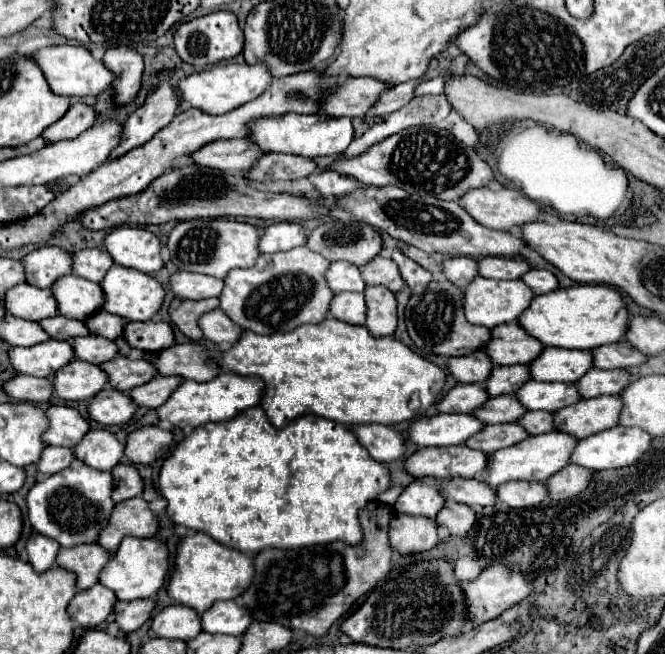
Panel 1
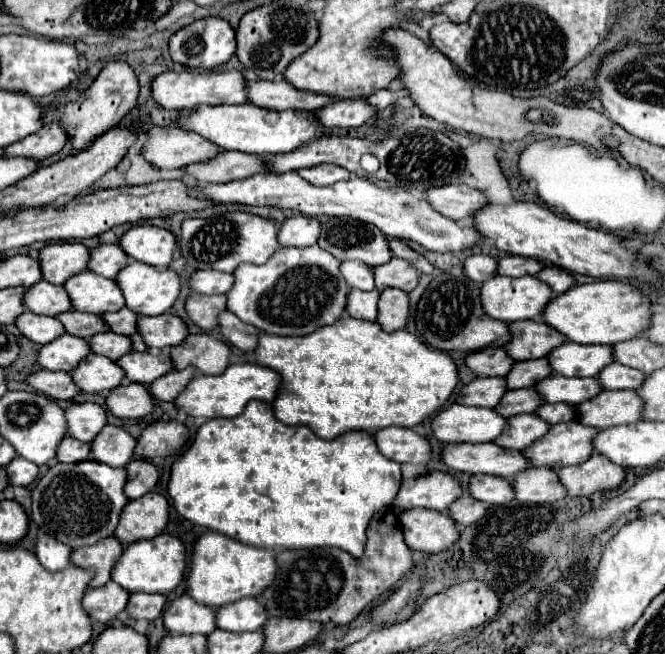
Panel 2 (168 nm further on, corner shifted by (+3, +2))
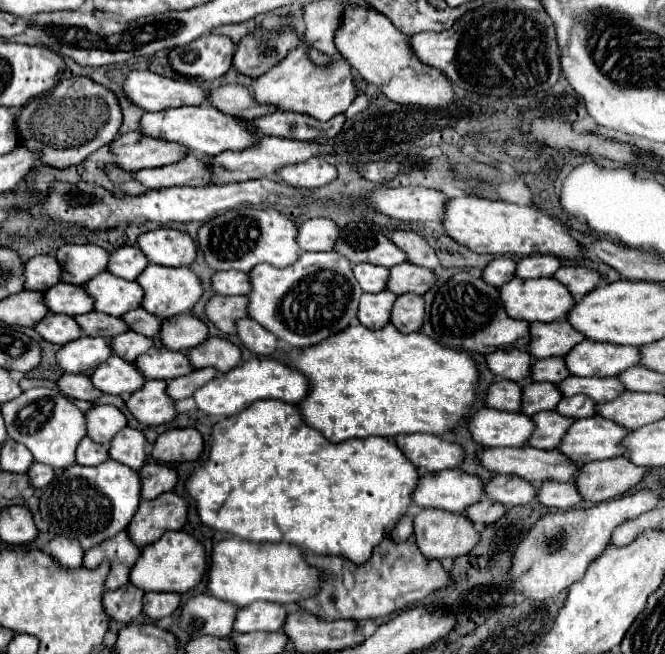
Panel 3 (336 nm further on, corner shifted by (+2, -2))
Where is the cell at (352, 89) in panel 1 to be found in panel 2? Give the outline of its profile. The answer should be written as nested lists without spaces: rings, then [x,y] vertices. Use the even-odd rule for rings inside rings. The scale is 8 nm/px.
[[[277,78],[275,82],[247,80],[247,100],[267,110],[289,110],[291,108],[291,110],[309,110],[309,112],[333,102],[333,98],[329,96],[295,90],[289,82],[281,78]]]

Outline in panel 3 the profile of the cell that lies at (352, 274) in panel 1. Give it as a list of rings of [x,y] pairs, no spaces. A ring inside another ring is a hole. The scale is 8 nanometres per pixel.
[[[356,264],[354,266],[354,276],[364,292],[380,292],[386,288],[388,280],[388,268],[384,266],[374,266],[374,264]]]

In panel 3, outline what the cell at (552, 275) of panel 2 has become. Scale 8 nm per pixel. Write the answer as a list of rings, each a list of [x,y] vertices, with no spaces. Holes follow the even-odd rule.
[[[562,266],[556,270],[554,278],[570,290],[574,300],[580,300],[602,282],[602,276],[598,272],[582,268],[582,266]]]

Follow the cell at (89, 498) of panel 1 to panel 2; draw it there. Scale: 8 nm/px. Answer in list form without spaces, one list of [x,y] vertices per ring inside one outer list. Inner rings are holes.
[[[95,460],[77,464],[53,464],[33,490],[31,516],[43,532],[59,538],[59,542],[67,546],[91,546],[107,536],[113,536],[123,506],[129,502],[123,492],[125,480],[125,468],[111,468]]]

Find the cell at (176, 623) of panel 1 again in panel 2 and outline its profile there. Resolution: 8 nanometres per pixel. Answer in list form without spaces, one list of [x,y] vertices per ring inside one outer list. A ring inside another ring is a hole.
[[[183,594],[167,606],[163,624],[171,634],[211,634],[217,628],[215,608],[203,606],[191,600],[189,594]]]

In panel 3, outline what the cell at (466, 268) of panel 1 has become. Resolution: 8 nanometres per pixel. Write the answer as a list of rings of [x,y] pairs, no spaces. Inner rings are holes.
[[[498,256],[482,270],[482,280],[490,286],[500,288],[504,282],[514,278],[514,270],[516,270],[516,260],[514,258]]]

